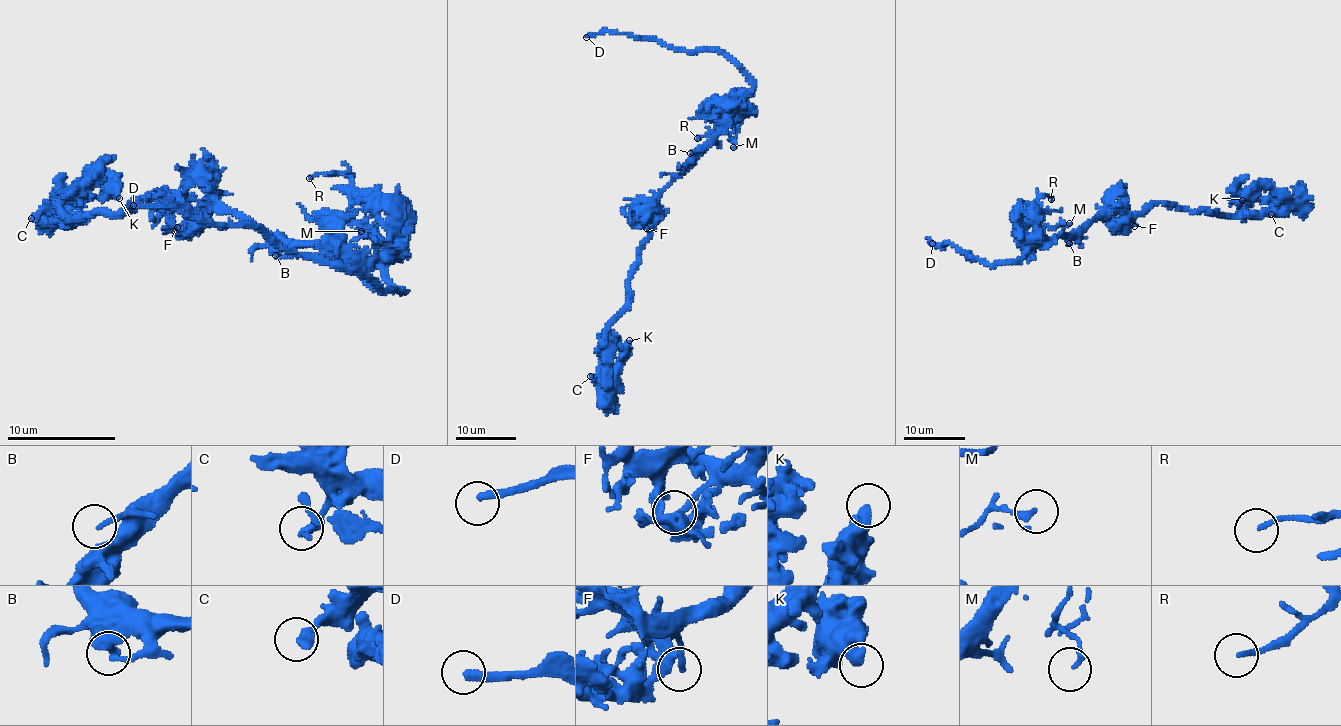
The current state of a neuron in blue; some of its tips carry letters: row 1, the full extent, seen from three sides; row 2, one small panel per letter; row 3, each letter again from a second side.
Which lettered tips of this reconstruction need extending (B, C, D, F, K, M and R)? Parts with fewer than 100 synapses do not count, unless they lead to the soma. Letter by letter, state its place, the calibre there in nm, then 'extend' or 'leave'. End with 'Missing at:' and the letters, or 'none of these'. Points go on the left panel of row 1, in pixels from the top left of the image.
B: at (275, 255); 150 nm thick; leave
C: at (31, 218); 360 nm thick; leave
D: at (133, 205); 280 nm thick; extend
F: at (177, 227); 220 nm thick; leave
K: at (119, 198); 440 nm thick; leave
M: at (361, 231); 190 nm thick; leave
R: at (309, 178); 150 nm thick; leave
Missing at: D

